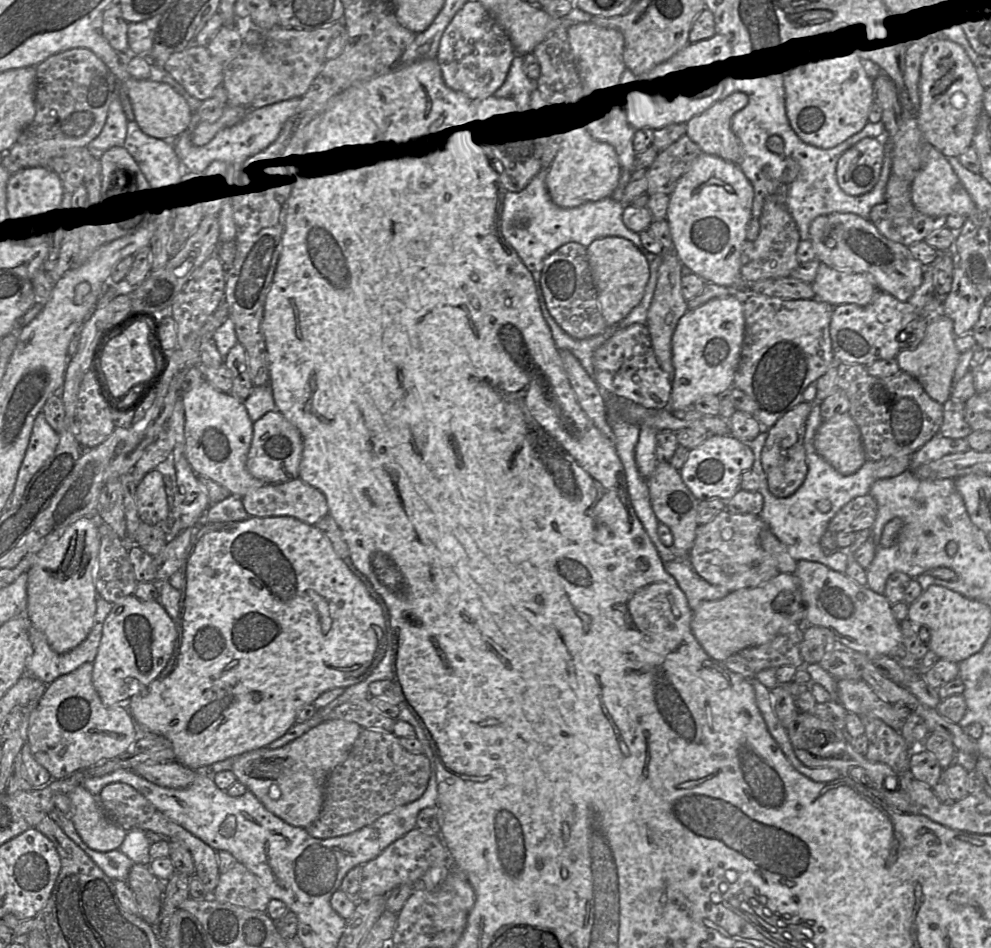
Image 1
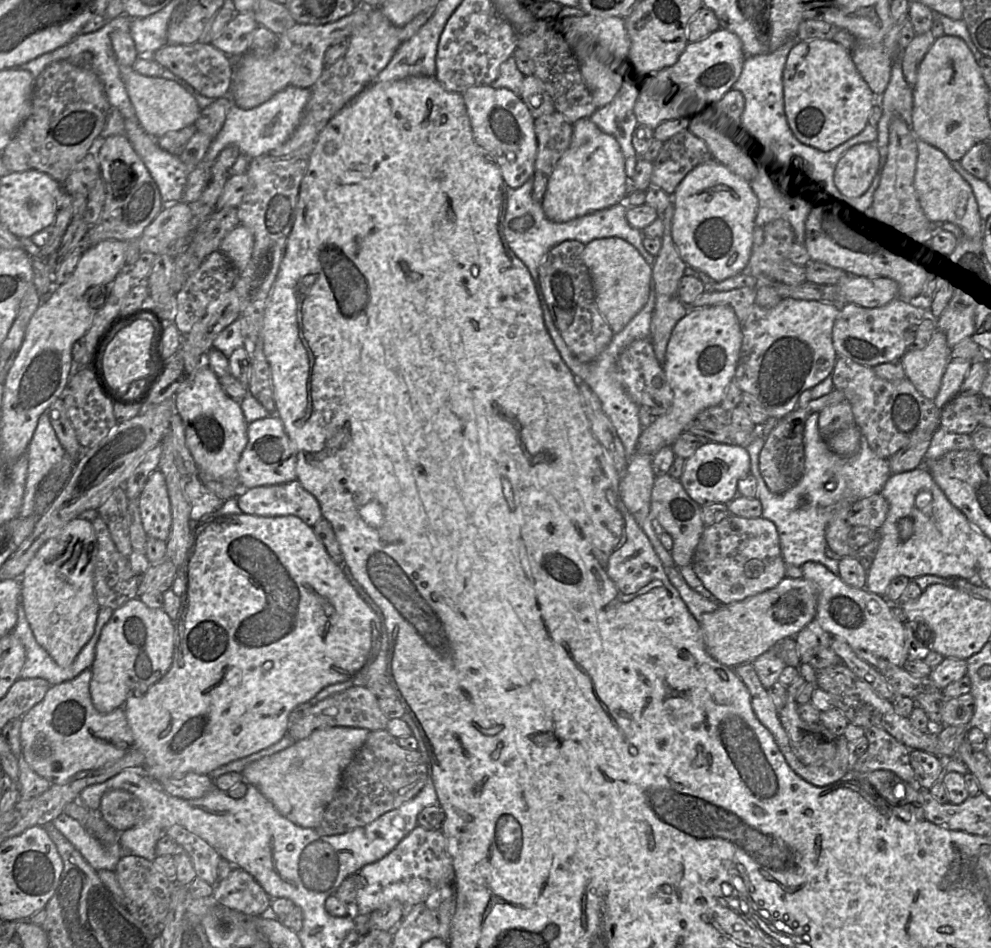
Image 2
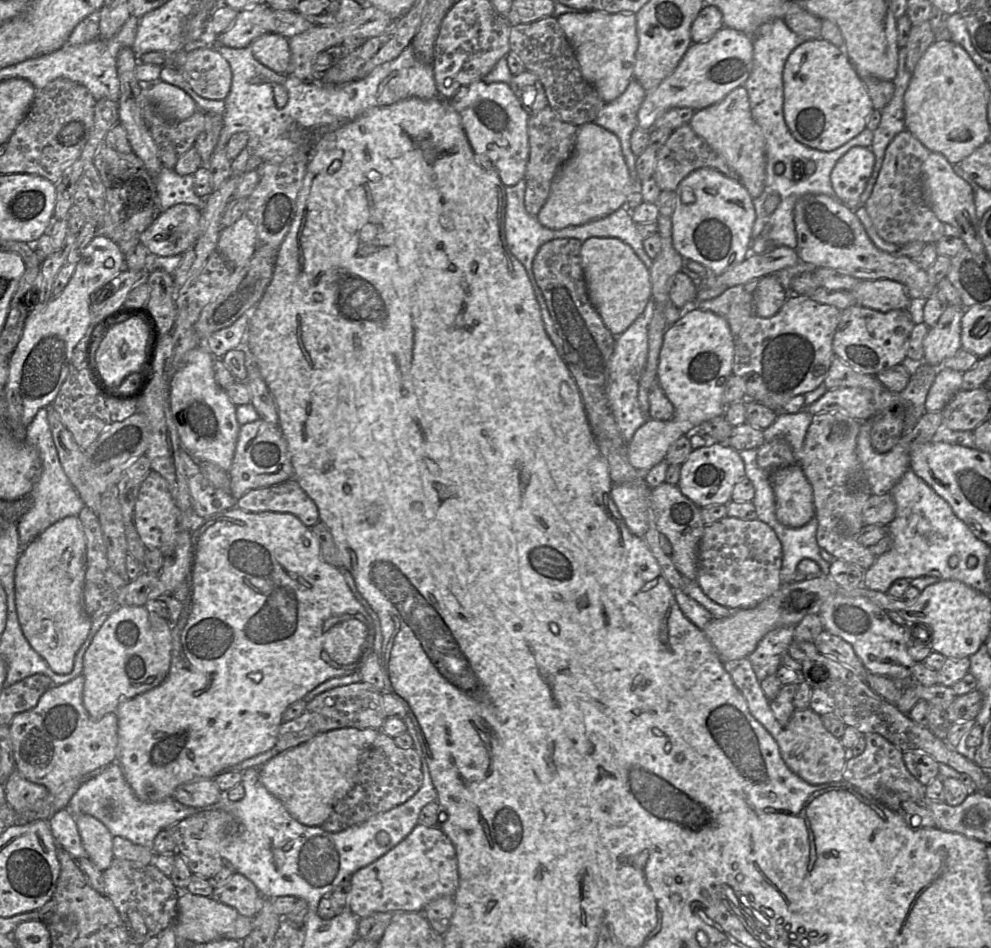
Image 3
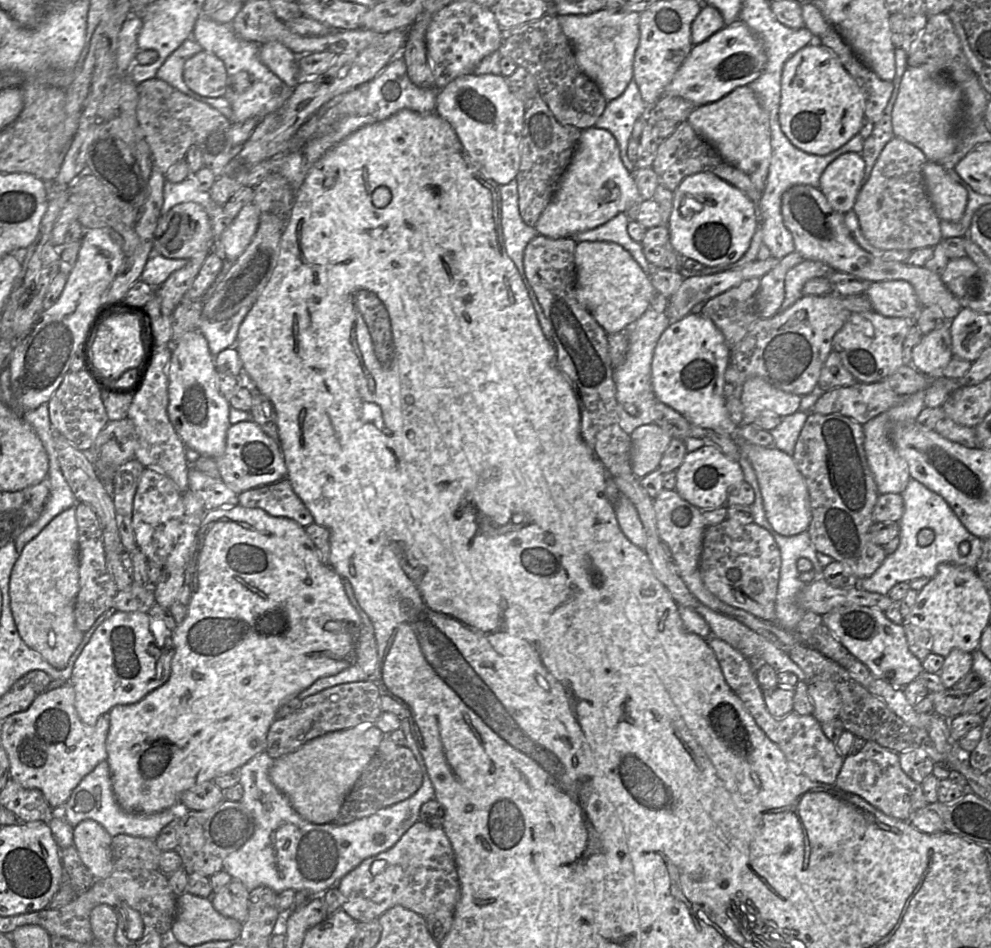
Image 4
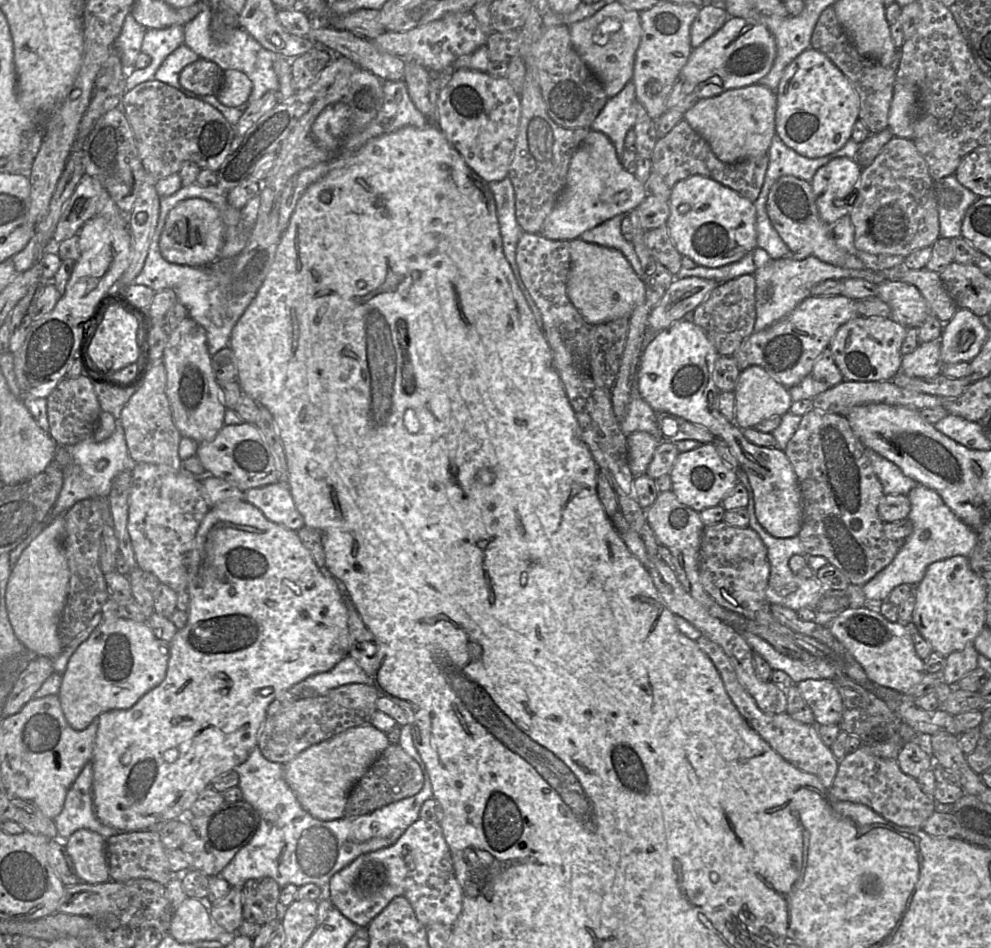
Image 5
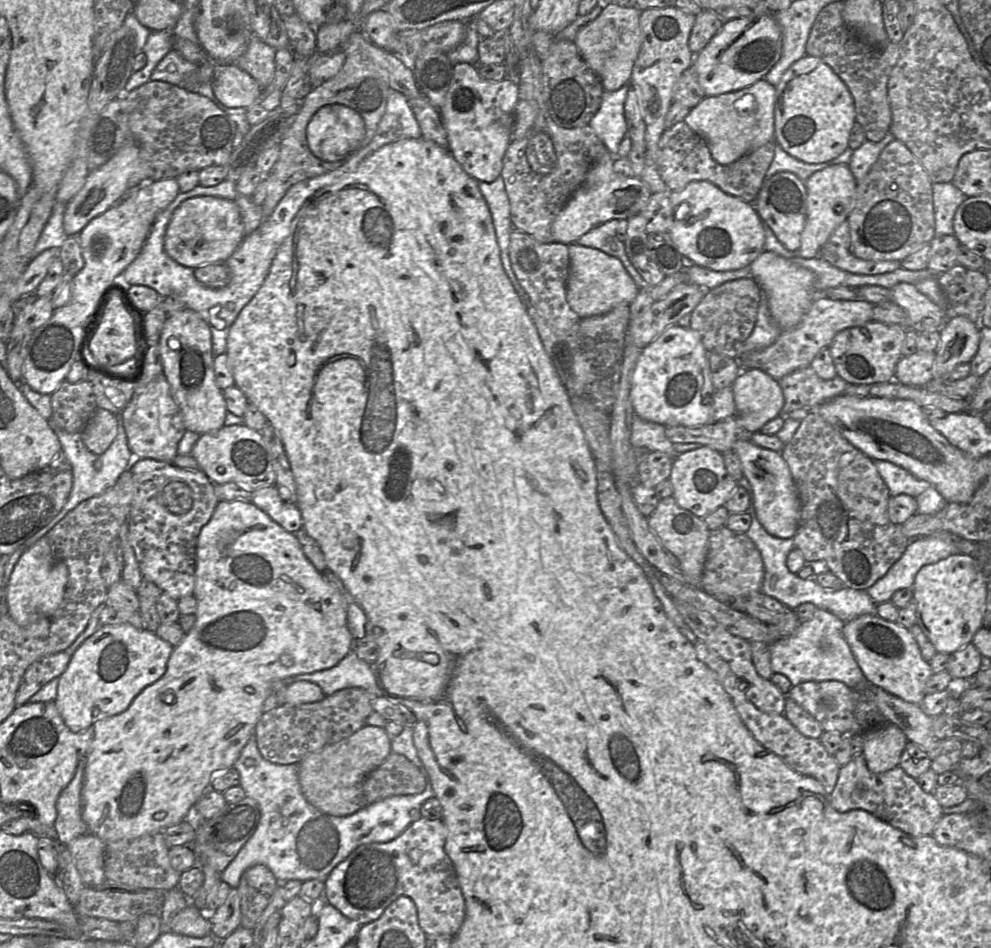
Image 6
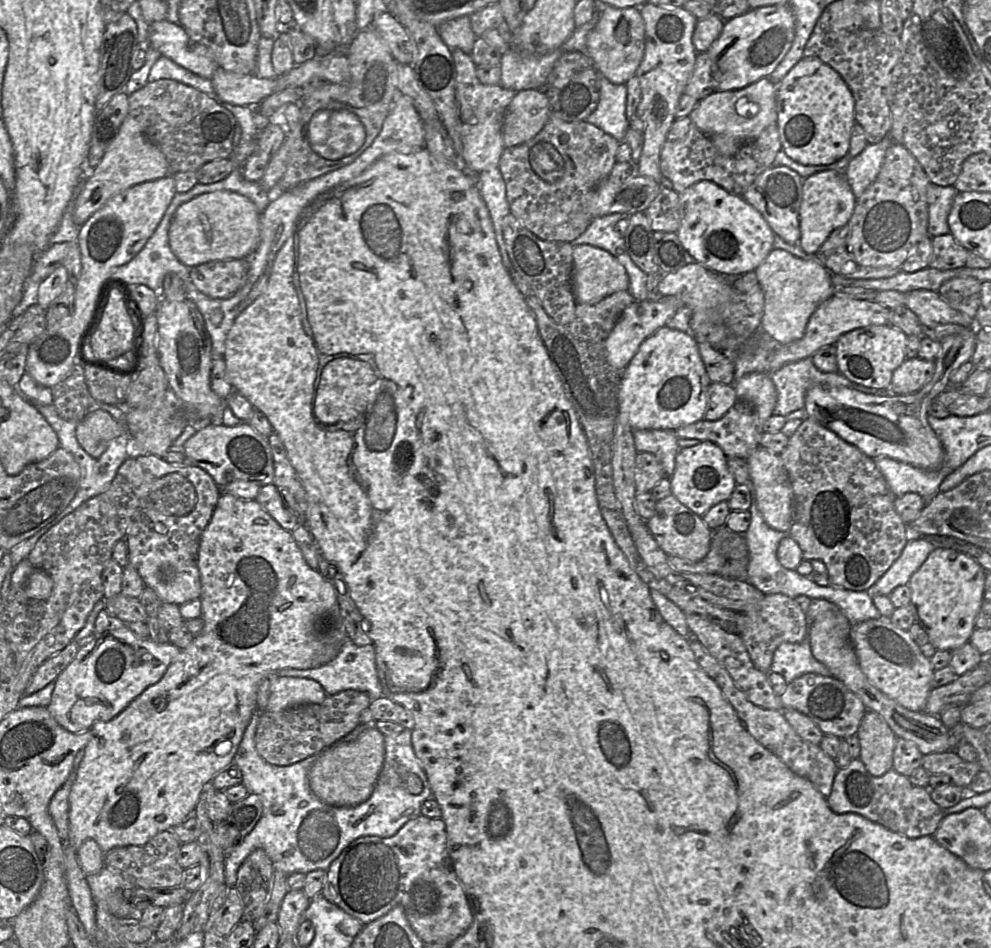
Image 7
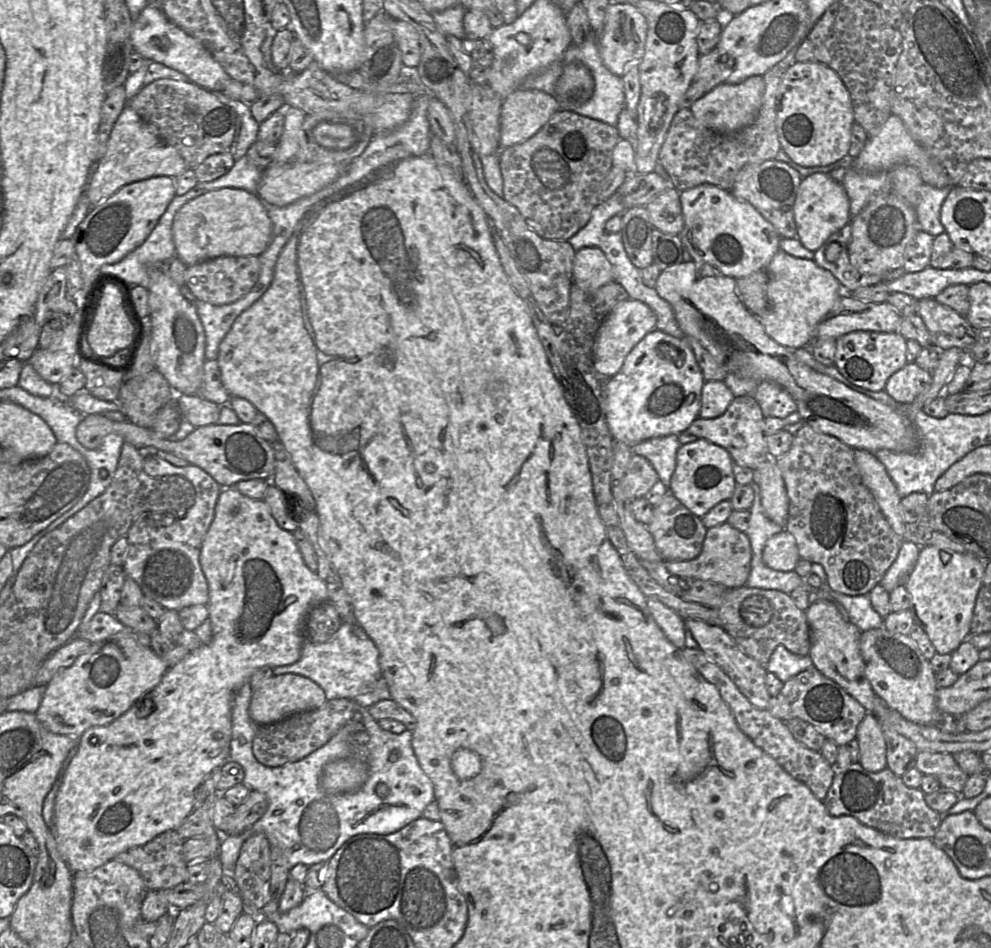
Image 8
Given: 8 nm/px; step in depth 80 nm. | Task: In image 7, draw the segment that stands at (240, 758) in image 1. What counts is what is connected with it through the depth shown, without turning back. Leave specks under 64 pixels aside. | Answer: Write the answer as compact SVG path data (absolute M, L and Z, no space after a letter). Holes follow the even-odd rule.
M367 726L354 740L341 740L318 753L308 772L313 794L336 807L352 807L366 801L373 792L385 757L385 735L375 726Z

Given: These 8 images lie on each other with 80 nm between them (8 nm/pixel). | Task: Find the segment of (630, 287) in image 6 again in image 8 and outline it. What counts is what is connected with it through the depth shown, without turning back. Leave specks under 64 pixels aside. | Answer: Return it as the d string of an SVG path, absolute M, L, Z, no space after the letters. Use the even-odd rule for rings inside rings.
M584 247L575 252L573 283L583 289L596 289L612 281L612 265L601 249Z

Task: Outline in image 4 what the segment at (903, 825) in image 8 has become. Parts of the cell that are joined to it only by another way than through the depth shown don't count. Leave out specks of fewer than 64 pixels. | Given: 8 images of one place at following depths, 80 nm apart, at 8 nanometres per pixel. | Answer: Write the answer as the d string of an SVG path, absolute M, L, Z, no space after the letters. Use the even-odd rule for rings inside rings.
M866 741L858 753L844 757L835 785L845 792L860 796L884 814L900 820L908 820L916 810L929 804L921 784L911 779L901 768L899 754L875 741Z

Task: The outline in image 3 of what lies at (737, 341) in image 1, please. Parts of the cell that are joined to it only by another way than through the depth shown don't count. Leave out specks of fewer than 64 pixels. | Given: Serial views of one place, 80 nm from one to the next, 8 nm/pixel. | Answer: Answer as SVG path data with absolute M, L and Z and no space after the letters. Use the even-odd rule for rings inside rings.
M699 308L684 310L683 316L666 329L657 367L657 381L672 403L674 415L666 421L648 419L637 429L627 445L627 458L635 469L647 472L665 459L670 446L677 439L685 436L691 430L698 430L699 425L706 420L725 415L723 391L727 378L732 374L733 356L734 338L729 325L723 317L711 311Z

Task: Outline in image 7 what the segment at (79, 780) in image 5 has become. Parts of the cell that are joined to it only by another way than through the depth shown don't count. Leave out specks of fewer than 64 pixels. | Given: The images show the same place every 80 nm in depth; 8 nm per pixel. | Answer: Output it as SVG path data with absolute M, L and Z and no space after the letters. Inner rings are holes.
M84 750L77 752L67 781L55 792L48 806L48 812L54 821L58 835L63 843L68 843L69 838L69 794L76 778L77 769L84 755Z

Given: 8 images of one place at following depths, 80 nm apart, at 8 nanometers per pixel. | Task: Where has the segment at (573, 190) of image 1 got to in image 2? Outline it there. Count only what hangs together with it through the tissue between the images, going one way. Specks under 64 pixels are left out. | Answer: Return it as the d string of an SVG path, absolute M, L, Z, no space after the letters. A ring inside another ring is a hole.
M583 118L573 124L570 146L553 170L541 203L549 220L564 223L625 203L627 195L632 191L631 178L626 175L625 160L619 143L589 118Z

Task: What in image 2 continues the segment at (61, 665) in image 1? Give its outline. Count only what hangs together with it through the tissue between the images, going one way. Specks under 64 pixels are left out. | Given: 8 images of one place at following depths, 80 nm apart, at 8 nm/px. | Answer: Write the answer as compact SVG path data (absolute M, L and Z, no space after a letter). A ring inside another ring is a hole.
M22 604L18 605L18 616L17 616L17 624L12 630L12 633L21 641L25 648L26 658L25 663L20 671L19 679L27 679L27 678L43 678L49 682L51 686L57 685L77 677L81 672L85 669L88 669L92 666L95 659L95 647L99 640L102 628L108 622L113 610L111 608L99 607L99 613L97 616L97 621L95 624L95 630L88 641L88 643L82 648L79 654L76 656L73 663L68 667L60 667L56 664L56 662L51 658L51 656L44 650L36 641L28 620L25 616L24 609Z

